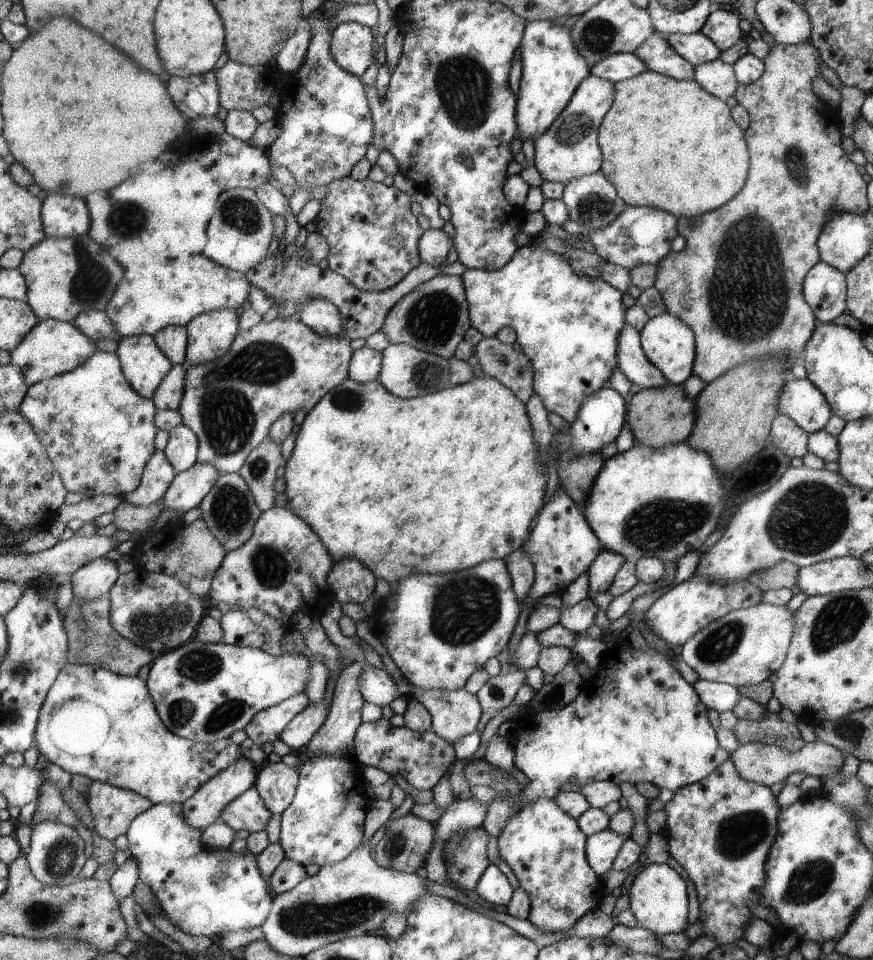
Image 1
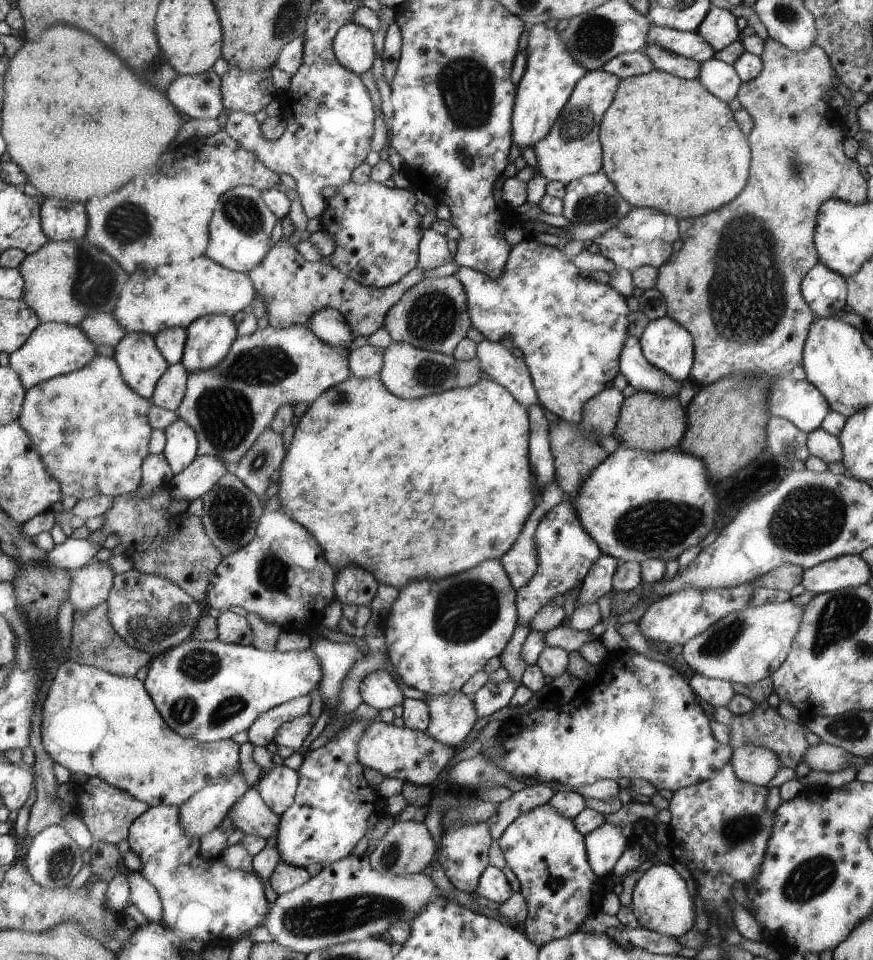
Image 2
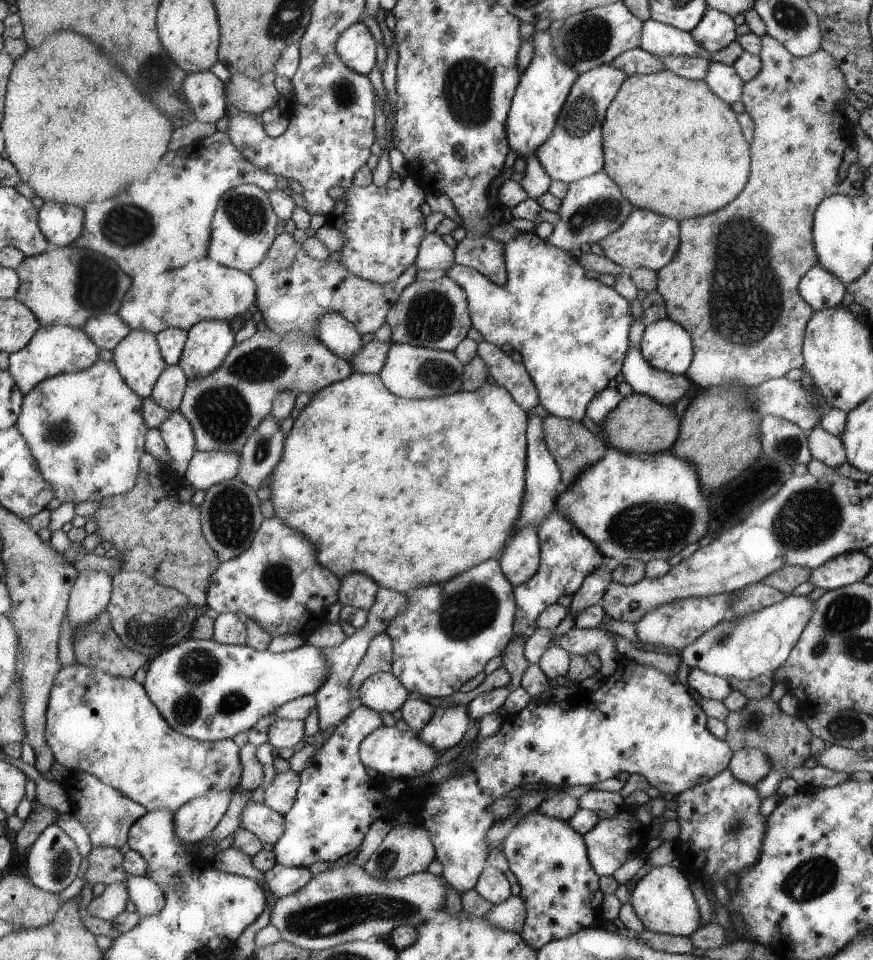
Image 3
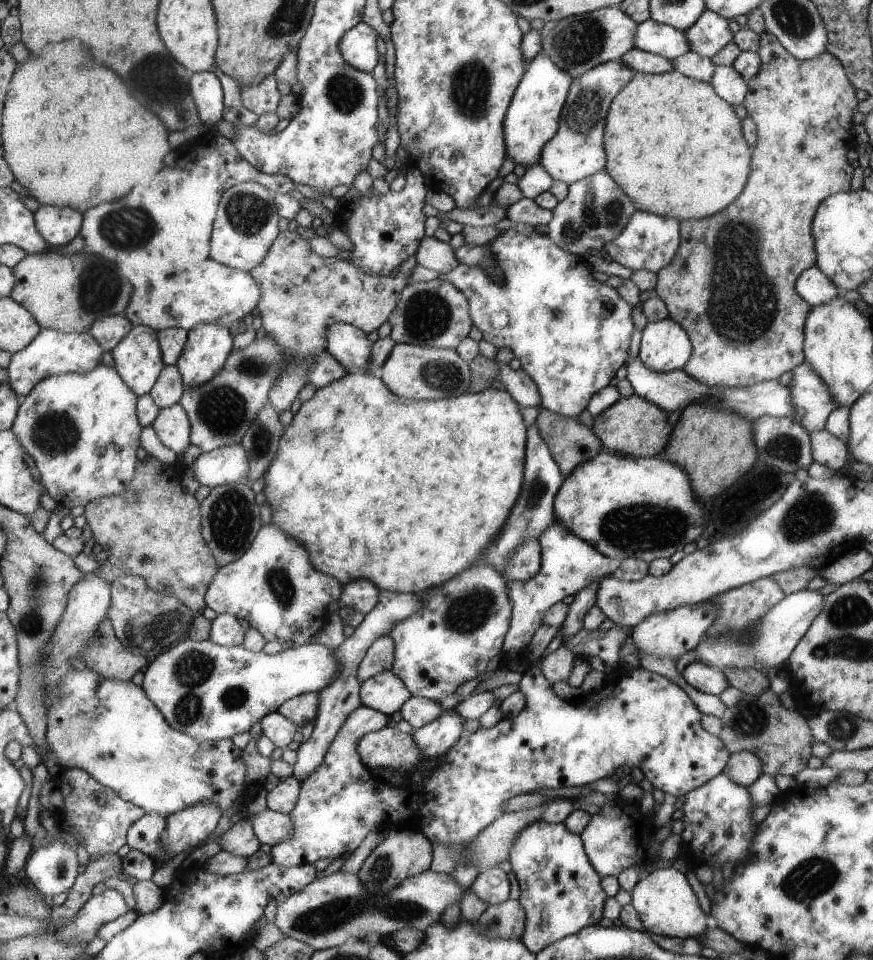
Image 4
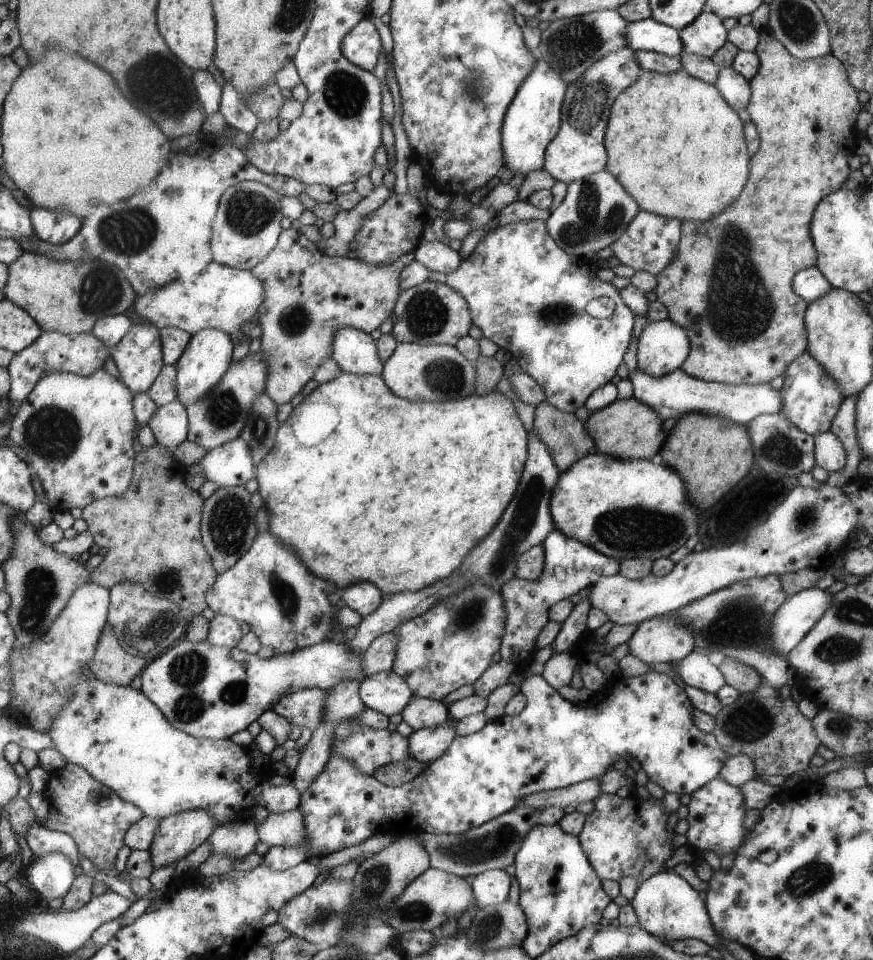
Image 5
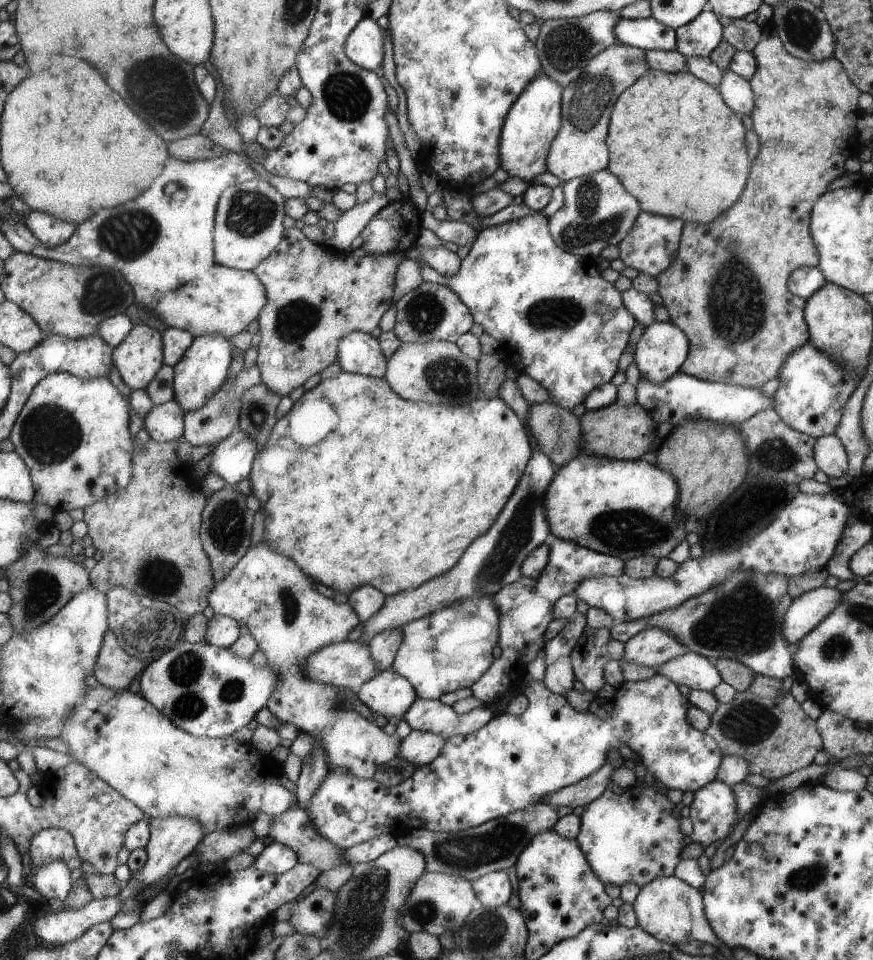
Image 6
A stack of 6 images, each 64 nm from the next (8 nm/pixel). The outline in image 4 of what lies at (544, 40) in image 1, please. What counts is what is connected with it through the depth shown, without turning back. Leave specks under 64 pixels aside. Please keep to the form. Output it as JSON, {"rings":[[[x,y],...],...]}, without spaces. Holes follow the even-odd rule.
{"rings":[[[542,49],[529,60],[529,66],[514,90],[503,119],[507,156],[514,165],[521,164],[526,169],[539,163],[543,146],[558,132],[563,103],[566,102],[571,81],[572,78],[543,53]]]}

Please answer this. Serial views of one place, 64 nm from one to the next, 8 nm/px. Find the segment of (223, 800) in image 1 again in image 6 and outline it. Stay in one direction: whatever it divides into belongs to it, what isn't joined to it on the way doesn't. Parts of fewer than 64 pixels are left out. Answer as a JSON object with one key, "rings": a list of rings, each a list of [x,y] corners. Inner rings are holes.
{"rings":[[[175,815],[162,819],[147,816],[144,816],[144,818],[146,818],[150,827],[149,842],[144,847],[146,859],[140,869],[130,875],[130,879],[142,884],[143,890],[159,882],[159,880],[167,876],[167,873],[173,871],[173,868],[179,864],[182,858],[191,855],[194,846],[204,835],[200,822],[191,817]]]}

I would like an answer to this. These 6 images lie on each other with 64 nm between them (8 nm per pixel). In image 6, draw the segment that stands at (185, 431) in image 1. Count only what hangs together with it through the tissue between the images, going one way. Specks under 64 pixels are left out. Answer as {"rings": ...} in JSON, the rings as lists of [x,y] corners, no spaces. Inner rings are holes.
{"rings":[[[173,399],[153,405],[142,419],[143,429],[153,441],[164,443],[182,437],[184,412]]]}

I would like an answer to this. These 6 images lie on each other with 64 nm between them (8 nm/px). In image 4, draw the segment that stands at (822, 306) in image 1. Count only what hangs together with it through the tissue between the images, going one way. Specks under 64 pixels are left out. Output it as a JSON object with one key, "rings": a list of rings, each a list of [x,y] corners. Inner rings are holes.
{"rings":[[[811,265],[806,268],[794,282],[795,292],[803,297],[810,306],[821,304],[831,300],[841,291],[833,284],[831,280],[817,268],[817,265]]]}

